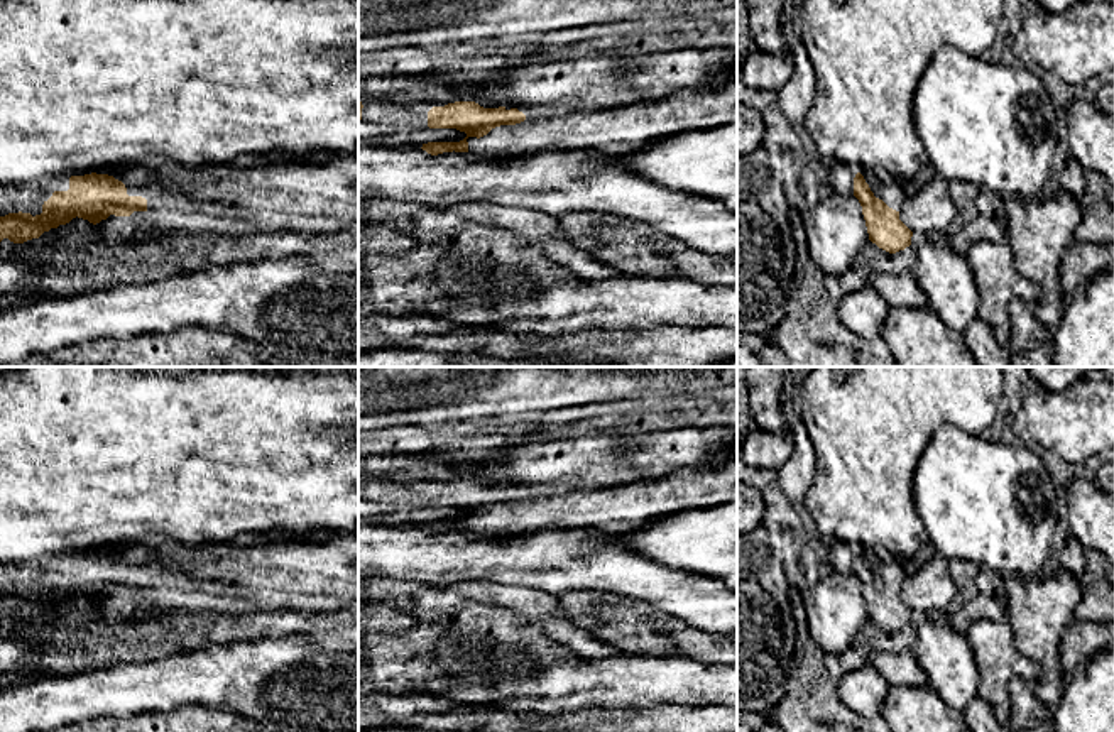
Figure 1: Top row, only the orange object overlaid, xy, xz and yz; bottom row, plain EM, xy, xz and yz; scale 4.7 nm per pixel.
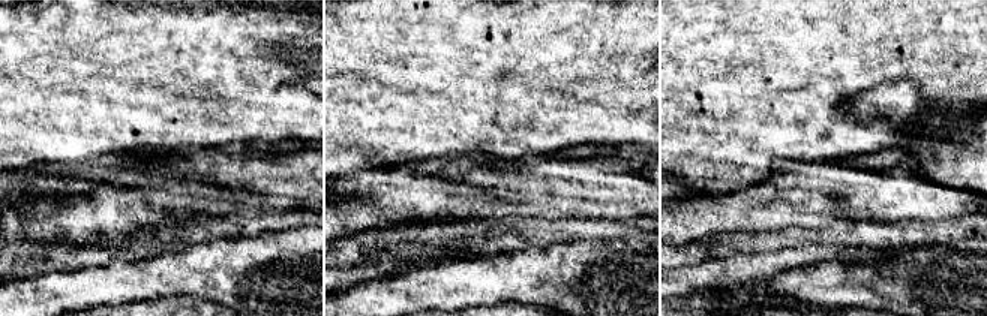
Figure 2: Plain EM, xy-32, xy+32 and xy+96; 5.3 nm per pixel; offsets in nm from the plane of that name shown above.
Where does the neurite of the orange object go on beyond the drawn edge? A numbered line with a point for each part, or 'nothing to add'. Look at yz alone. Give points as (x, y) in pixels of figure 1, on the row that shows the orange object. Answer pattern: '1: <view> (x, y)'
1: yz (883, 186)

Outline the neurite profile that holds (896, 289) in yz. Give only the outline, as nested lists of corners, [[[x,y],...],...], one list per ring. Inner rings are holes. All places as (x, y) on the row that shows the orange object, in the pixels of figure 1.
[[[913,270],[901,274],[871,272],[869,282],[889,308],[925,308],[928,301]]]

